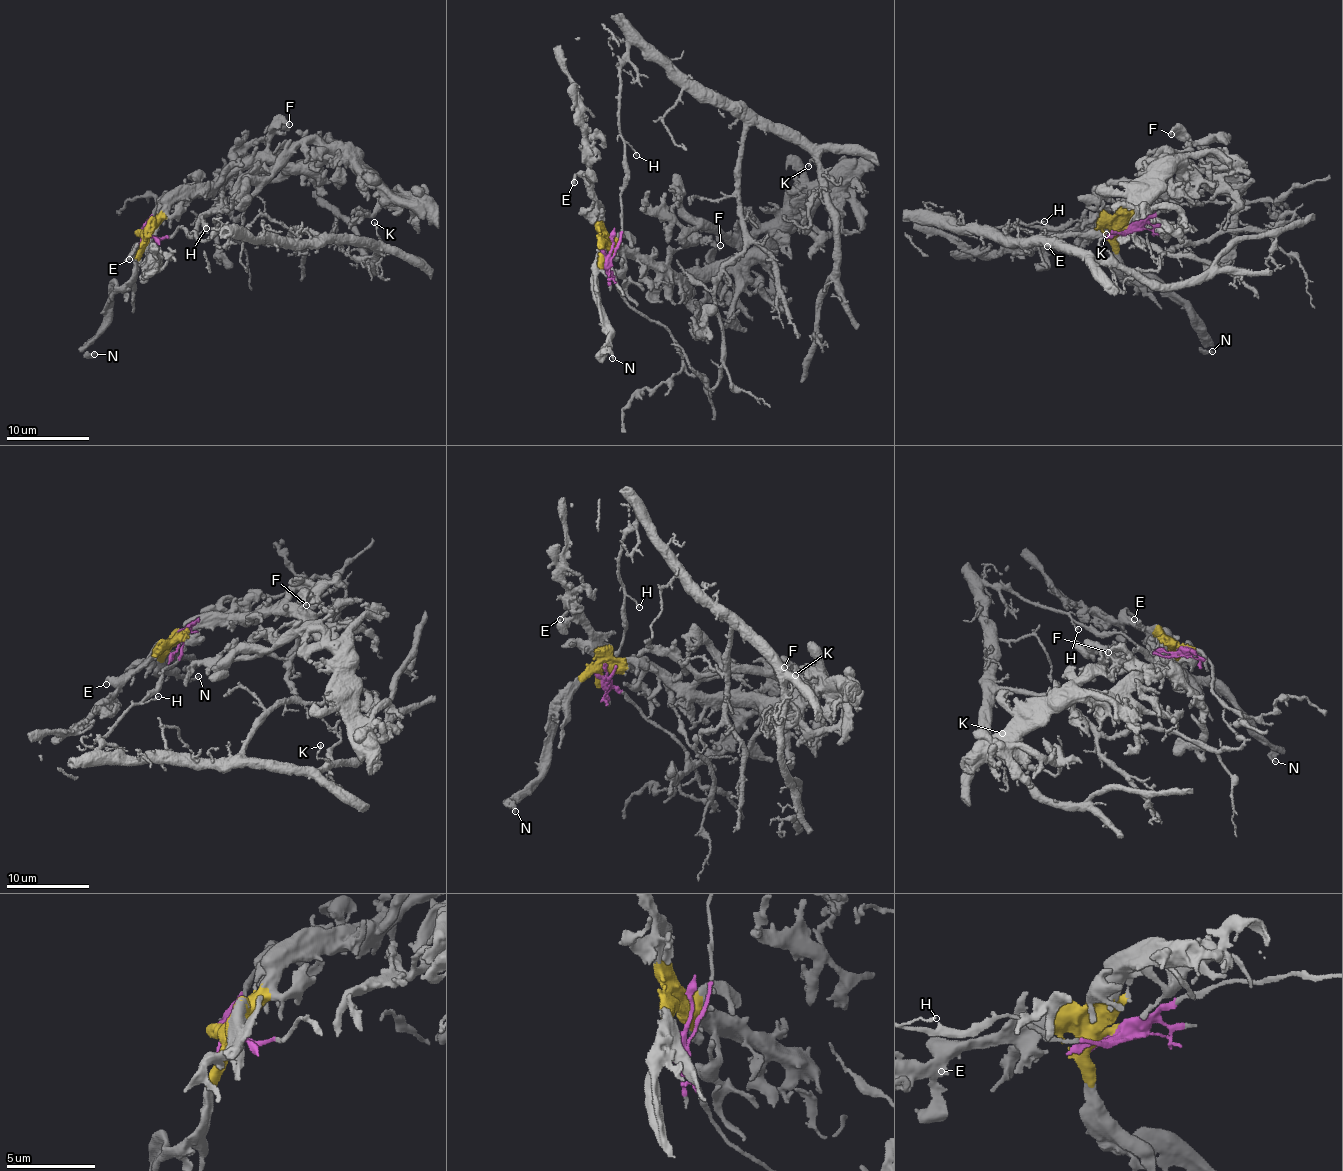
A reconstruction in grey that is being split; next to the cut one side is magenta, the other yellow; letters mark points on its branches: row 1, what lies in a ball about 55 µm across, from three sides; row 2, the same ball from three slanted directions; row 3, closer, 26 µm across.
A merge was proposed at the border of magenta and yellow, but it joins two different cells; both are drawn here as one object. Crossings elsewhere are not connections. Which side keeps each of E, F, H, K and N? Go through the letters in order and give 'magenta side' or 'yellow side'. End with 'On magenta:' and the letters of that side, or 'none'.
E: yellow side
F: yellow side
H: magenta side
K: magenta side
N: yellow side
On magenta: H, K

